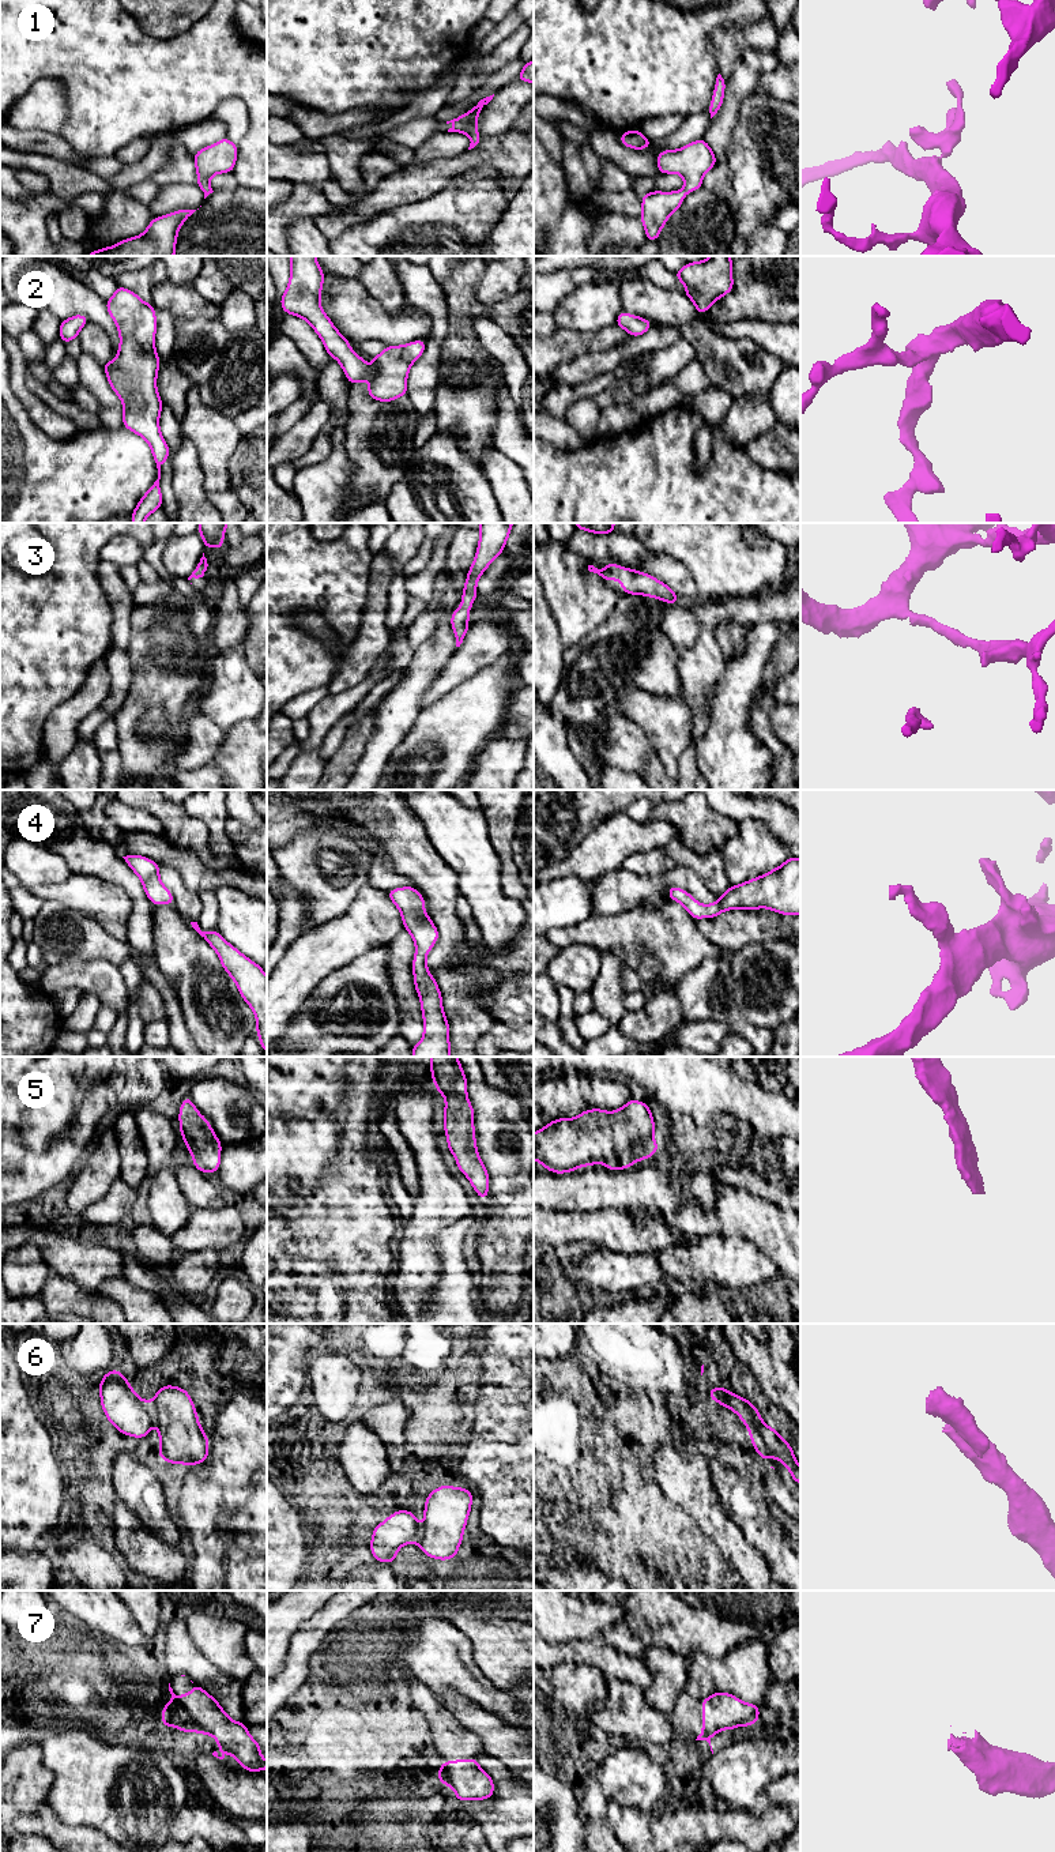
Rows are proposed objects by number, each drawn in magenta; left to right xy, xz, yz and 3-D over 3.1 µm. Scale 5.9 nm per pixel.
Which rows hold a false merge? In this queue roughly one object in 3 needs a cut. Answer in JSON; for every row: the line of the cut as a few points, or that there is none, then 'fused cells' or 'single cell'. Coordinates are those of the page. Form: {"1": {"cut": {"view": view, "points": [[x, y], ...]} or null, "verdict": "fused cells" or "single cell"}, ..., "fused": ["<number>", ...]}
{"1": {"cut": null, "verdict": "single cell"}, "2": {"cut": null, "verdict": "single cell"}, "3": {"cut": null, "verdict": "single cell"}, "4": {"cut": null, "verdict": "single cell"}, "5": {"cut": null, "verdict": "single cell"}, "6": {"cut": {"view": "xy", "points": [[150, 1403], [155, 1421]]}, "verdict": "fused cells"}, "7": {"cut": null, "verdict": "single cell"}, "fused": ["6"]}

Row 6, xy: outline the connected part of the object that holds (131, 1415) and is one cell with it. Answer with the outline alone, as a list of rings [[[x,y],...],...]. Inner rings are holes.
[[[117,1369],[102,1377],[98,1389],[102,1411],[114,1428],[129,1437],[147,1438],[155,1422],[151,1403],[140,1399]]]

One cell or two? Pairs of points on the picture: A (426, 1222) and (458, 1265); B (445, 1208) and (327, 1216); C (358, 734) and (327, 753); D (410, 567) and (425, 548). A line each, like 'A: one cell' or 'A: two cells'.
A: two cells
B: two cells
C: two cells
D: one cell

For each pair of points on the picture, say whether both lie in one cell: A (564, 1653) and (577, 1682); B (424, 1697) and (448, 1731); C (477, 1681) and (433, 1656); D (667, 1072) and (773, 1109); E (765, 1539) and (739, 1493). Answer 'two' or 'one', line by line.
A: two
B: one
C: one
D: two
E: one

